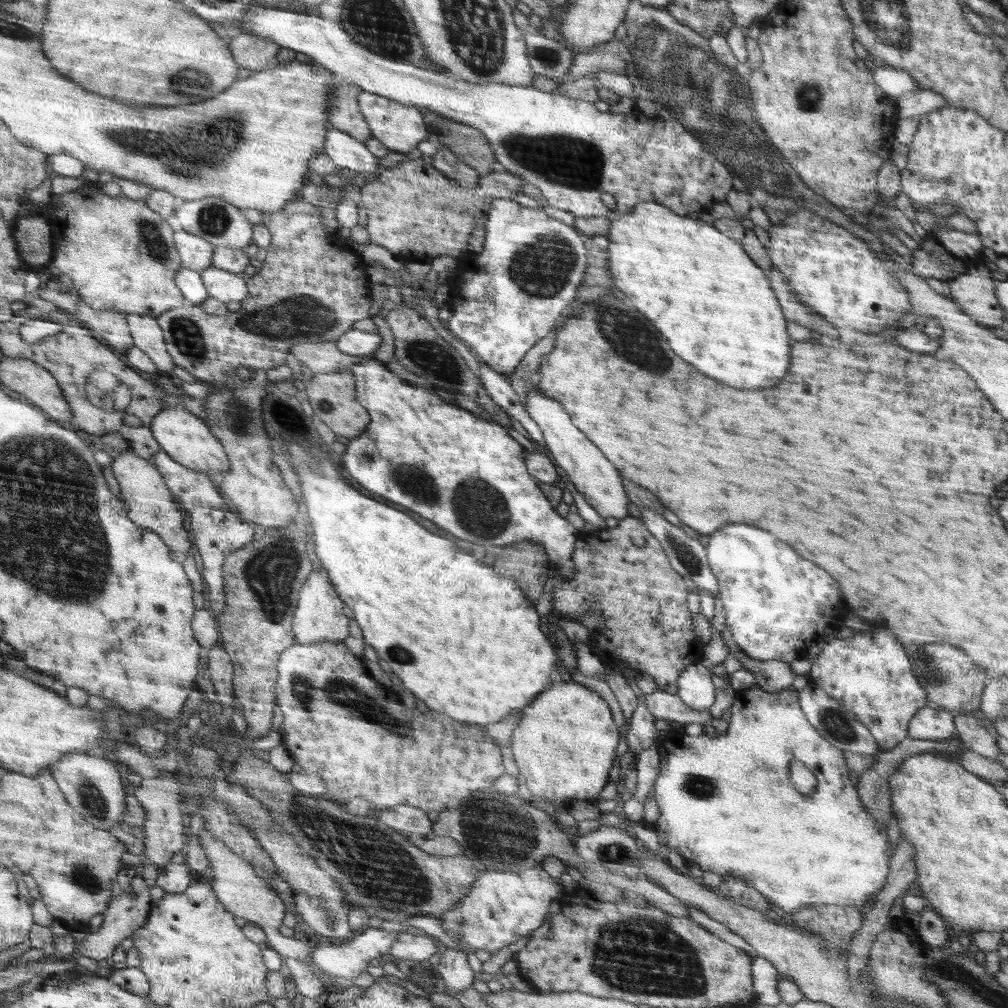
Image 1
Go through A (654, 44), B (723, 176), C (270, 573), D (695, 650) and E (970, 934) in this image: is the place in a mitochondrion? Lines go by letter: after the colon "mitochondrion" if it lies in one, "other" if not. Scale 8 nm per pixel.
A: mitochondrion
B: mitochondrion
C: mitochondrion
D: other
E: other

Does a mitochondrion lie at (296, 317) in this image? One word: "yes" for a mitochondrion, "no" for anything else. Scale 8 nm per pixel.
yes

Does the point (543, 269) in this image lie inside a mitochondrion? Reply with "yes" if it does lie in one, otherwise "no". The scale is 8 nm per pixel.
yes

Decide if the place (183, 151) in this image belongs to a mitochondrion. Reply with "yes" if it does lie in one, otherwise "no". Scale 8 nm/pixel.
yes

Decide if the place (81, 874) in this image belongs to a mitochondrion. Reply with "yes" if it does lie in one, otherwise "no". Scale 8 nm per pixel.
yes

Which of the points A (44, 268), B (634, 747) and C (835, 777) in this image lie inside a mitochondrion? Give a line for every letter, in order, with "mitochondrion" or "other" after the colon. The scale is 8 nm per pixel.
A: other
B: other
C: other

